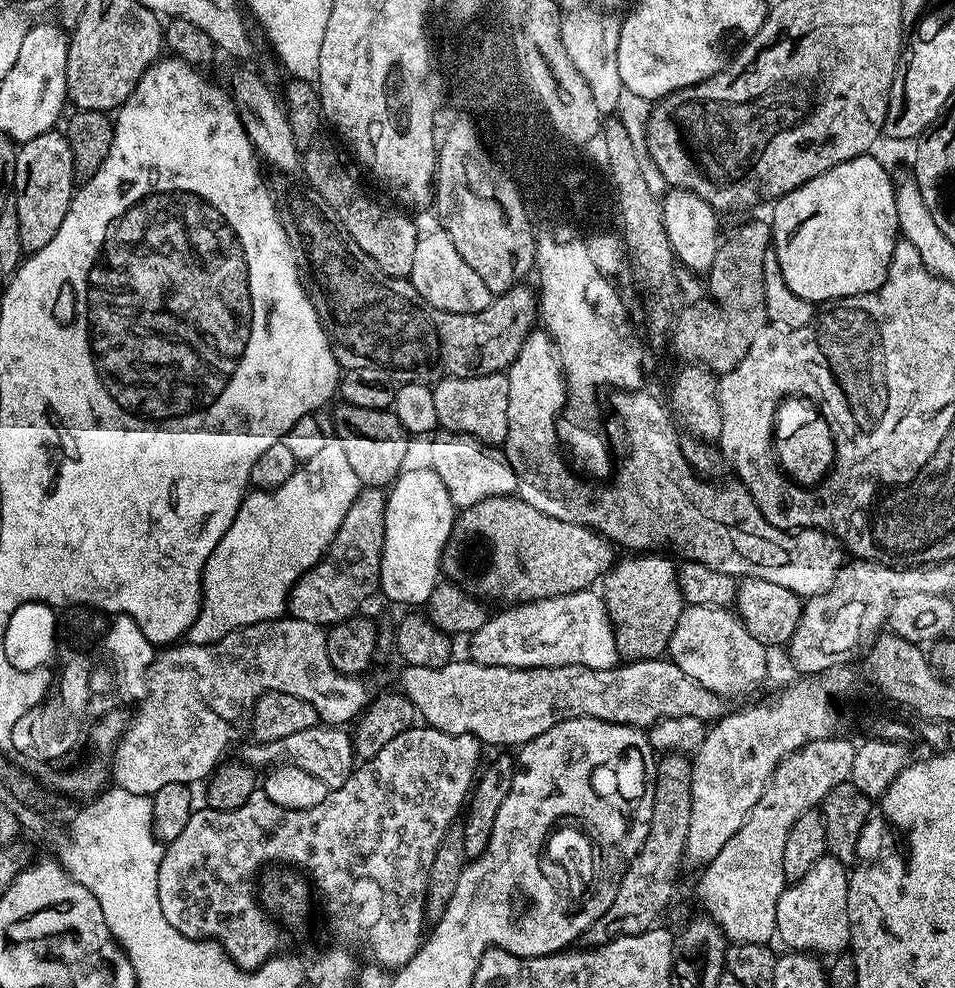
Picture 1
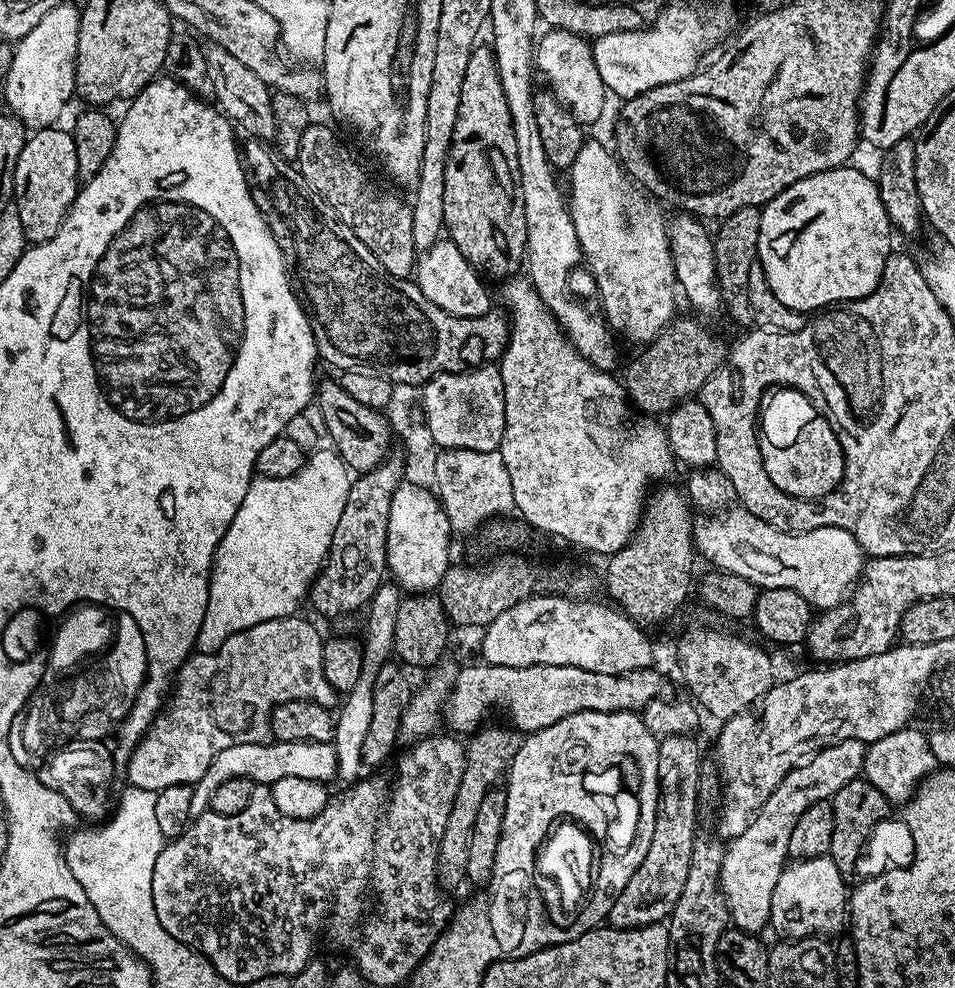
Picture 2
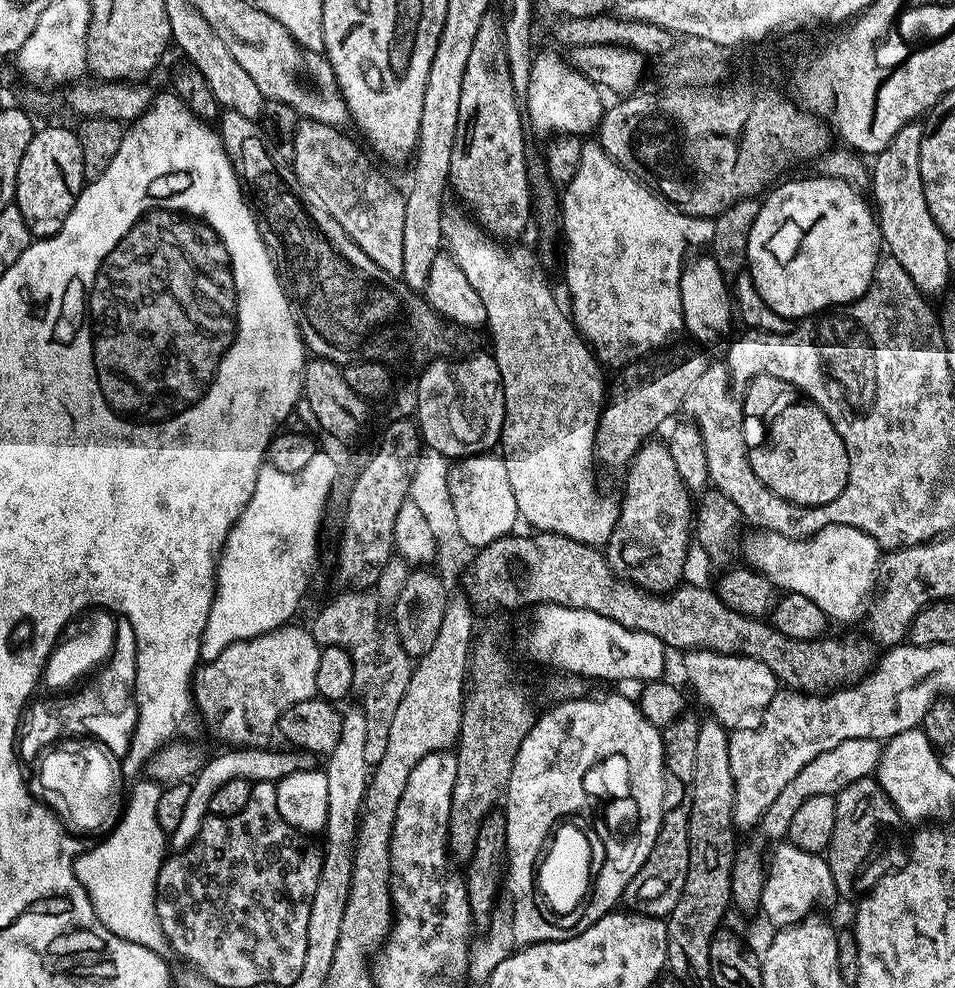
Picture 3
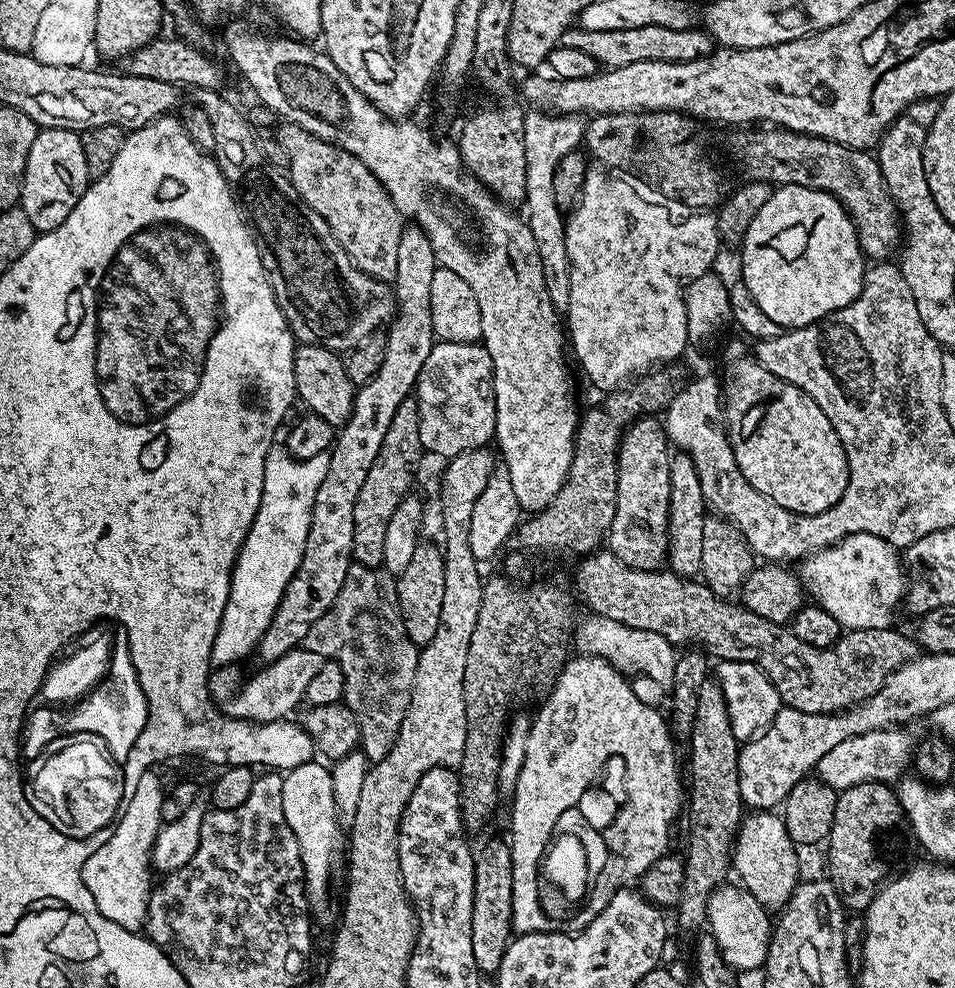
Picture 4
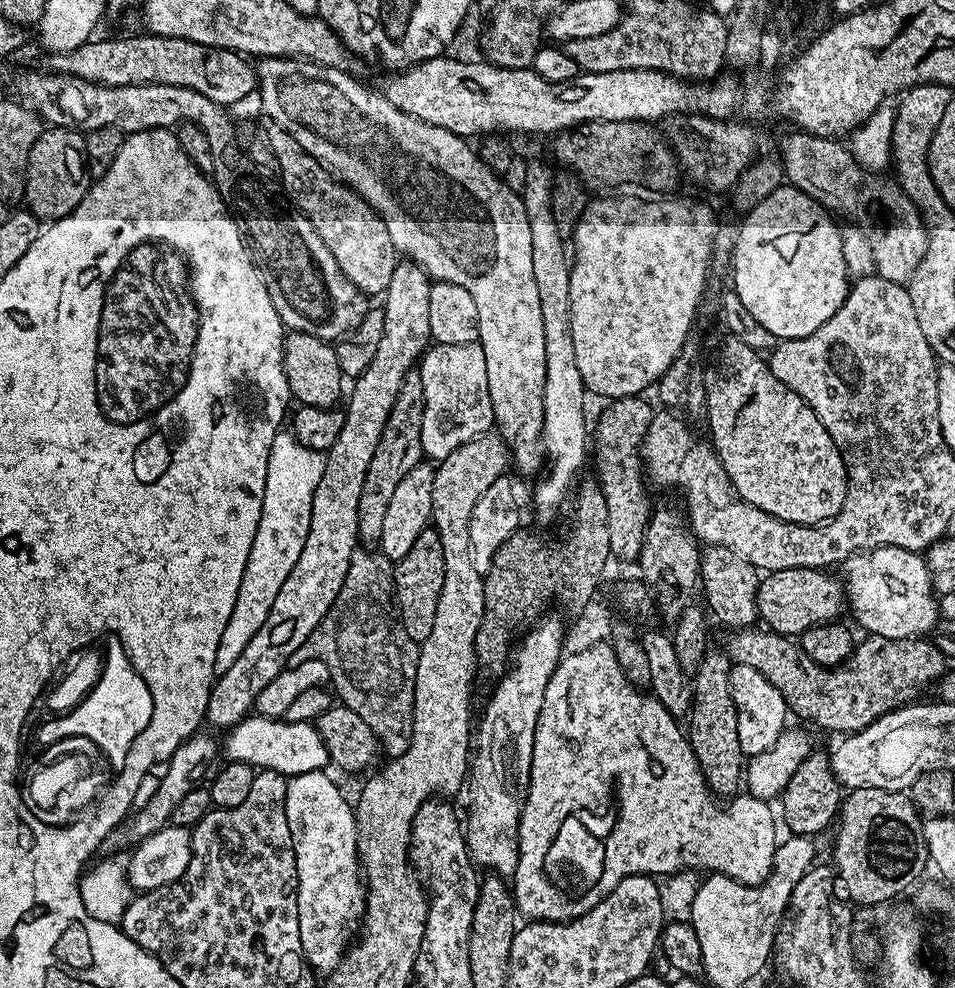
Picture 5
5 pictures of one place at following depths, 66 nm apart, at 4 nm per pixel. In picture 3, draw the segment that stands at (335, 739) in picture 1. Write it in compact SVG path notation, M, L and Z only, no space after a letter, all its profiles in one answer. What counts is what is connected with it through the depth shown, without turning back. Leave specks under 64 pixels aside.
M243 746L235 747L233 750L224 750L221 756L216 756L212 761L205 763L200 771L196 773L191 781L192 793L190 802L186 802L186 810L182 814L182 822L178 822L178 830L170 834L170 844L173 849L183 850L189 848L196 836L200 833L200 827L205 816L209 815L208 803L210 798L214 798L214 790L218 786L223 786L225 782L230 782L234 778L243 780L286 780L297 775L299 768L308 768L312 764L313 757L308 754L301 754L296 750L287 750L288 752L271 752L271 747L246 748Z

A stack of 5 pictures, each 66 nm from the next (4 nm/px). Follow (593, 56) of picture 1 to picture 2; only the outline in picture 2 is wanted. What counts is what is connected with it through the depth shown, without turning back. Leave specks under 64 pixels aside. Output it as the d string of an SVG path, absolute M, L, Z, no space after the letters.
M548 30L544 33L539 37L534 48L535 67L539 71L541 68L548 75L549 82L564 95L563 103L567 105L573 116L584 122L598 119L600 111L604 108L606 89L592 61L589 41L582 36L564 31Z

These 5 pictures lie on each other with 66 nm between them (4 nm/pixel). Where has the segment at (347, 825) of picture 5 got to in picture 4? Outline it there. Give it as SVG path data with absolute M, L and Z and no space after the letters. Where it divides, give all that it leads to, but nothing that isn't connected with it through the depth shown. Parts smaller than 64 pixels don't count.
M309 762L289 768L283 773L282 814L288 823L291 839L296 842L304 867L304 884L309 905L320 908L328 900L328 883L332 880L332 867L336 864L336 851L341 851L342 825L334 806L334 786L331 771L323 763Z

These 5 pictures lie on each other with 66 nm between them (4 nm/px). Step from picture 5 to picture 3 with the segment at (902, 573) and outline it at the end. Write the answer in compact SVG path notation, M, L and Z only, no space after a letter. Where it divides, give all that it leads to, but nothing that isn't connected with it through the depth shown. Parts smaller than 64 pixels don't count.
M848 525L820 526L811 536L803 538L782 536L770 530L752 530L745 540L743 537L742 556L743 552L748 559L745 560L747 567L763 574L777 589L810 598L818 610L828 615L829 621L841 620L844 624L865 615L882 568L882 549L878 541L870 533Z

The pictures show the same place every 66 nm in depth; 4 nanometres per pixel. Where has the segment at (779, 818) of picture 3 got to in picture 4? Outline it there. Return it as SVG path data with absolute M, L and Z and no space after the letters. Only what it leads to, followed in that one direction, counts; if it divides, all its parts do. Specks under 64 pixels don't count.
M903 727L883 728L866 734L858 734L854 738L846 738L846 742L838 742L834 750L822 754L816 763L815 775L826 786L843 790L850 786L858 786L862 782L896 782L901 779L904 767L909 767L914 756L914 741Z

